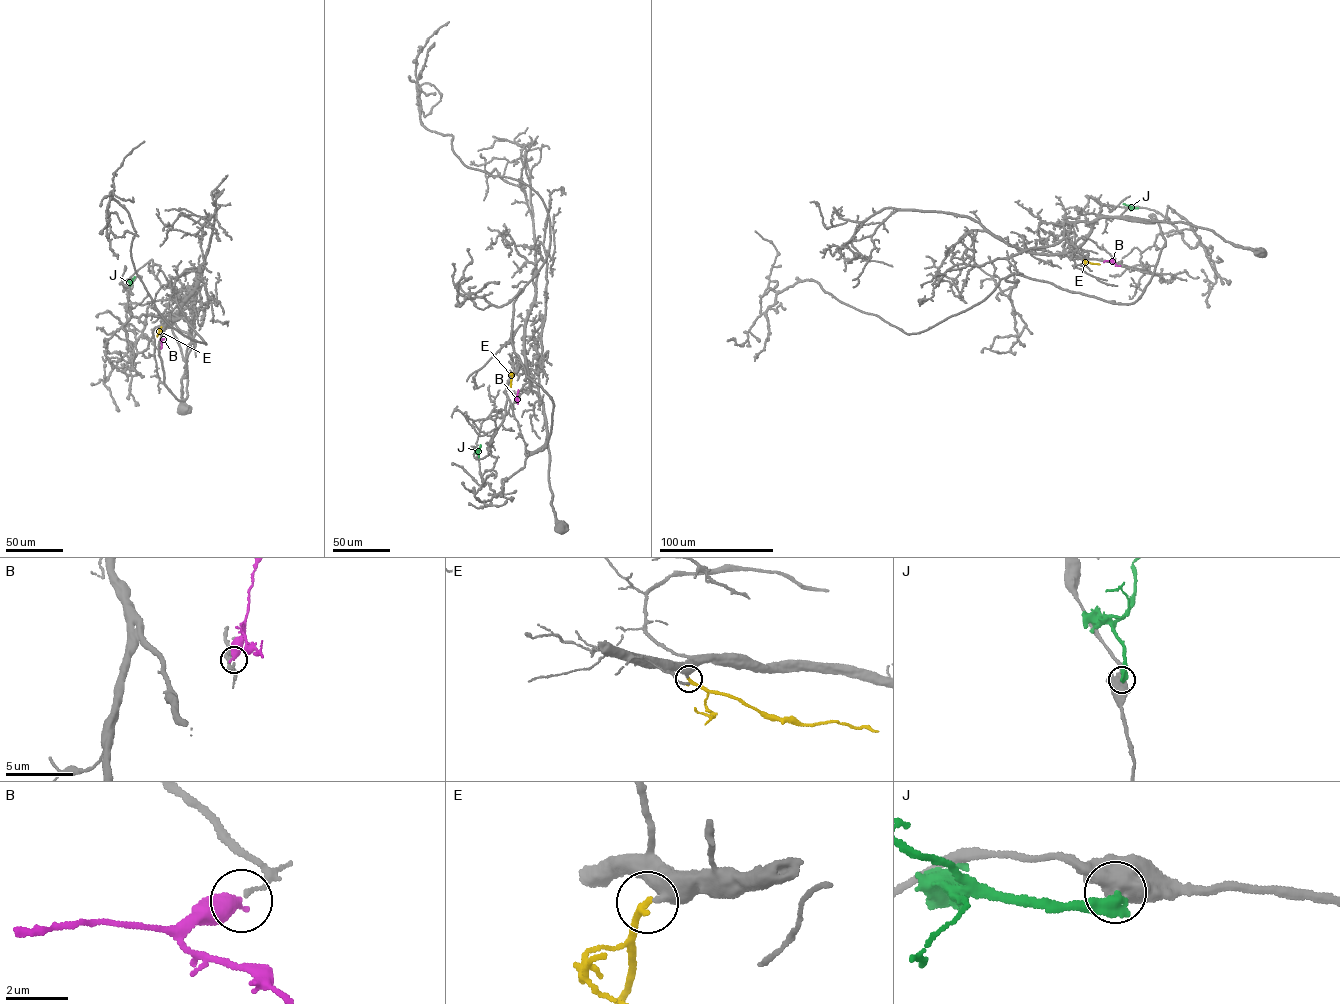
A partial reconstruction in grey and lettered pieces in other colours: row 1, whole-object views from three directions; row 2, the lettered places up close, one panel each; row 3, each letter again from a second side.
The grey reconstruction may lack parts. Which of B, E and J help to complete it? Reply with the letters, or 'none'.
B, E

